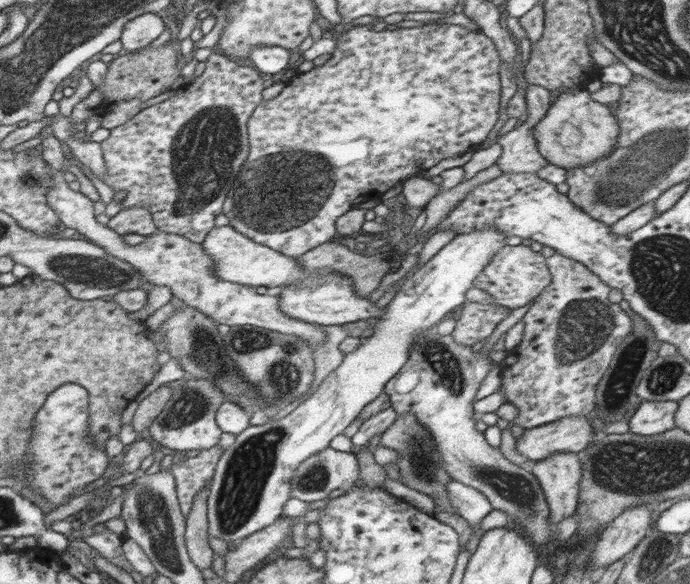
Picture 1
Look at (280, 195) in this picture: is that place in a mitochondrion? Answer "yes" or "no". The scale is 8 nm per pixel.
yes

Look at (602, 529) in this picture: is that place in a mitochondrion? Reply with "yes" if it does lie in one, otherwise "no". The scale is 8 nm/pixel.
no

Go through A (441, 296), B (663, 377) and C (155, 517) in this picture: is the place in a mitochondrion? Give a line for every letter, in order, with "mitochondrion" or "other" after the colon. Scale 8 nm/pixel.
A: other
B: mitochondrion
C: mitochondrion

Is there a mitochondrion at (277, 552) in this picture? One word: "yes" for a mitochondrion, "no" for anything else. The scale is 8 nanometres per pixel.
no

